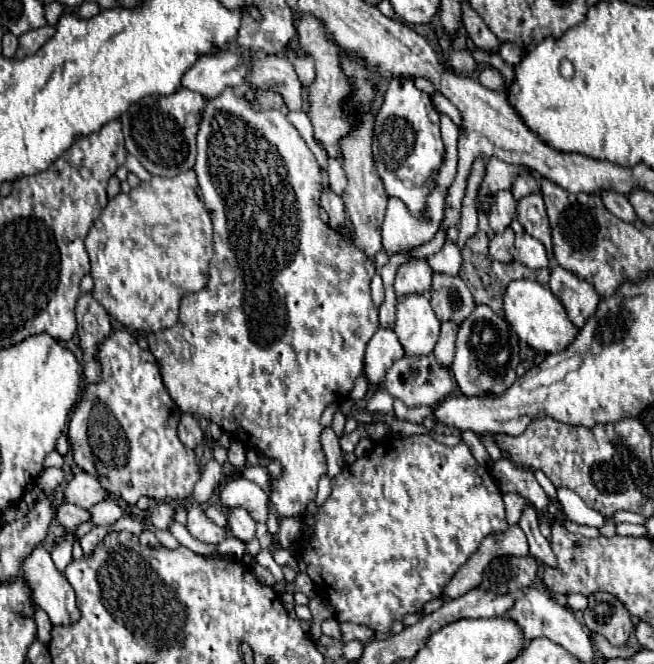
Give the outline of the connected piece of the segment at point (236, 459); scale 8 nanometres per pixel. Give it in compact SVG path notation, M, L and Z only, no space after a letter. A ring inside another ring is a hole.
M235 440L229 448L229 462L233 464L233 470L237 470L245 464L245 446L239 440Z

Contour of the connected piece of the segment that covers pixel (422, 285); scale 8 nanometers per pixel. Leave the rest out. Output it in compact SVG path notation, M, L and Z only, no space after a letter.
M409 260L405 262L395 276L395 296L409 296L409 294L423 294L431 288L433 270L429 268L427 260Z

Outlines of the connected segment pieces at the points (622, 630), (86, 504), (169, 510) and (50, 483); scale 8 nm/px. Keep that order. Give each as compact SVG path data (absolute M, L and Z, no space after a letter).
M595 592L591 594L589 598L589 608L585 610L585 626L591 630L591 632L599 632L603 634L613 646L623 646L633 630L633 618L629 616L625 604L621 600L617 600L613 594L607 594L607 592Z
M77 472L71 482L65 486L63 502L75 504L79 508L91 508L93 504L109 498L107 492L103 492L101 484L95 480L95 476L87 476L87 472Z
M169 502L155 504L155 506L150 510L150 520L155 522L155 528L167 530L169 524L173 522L173 510L175 510L175 506L169 504Z
M45 468L43 474L37 478L37 486L43 492L55 492L55 488L63 482L63 470L61 468Z

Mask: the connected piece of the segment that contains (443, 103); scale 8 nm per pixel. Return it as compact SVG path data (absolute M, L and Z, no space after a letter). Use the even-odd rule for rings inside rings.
M439 92L431 94L431 104L435 106L435 110L437 110L439 114L447 114L447 116L459 126L459 110L457 110L443 94L439 94Z

